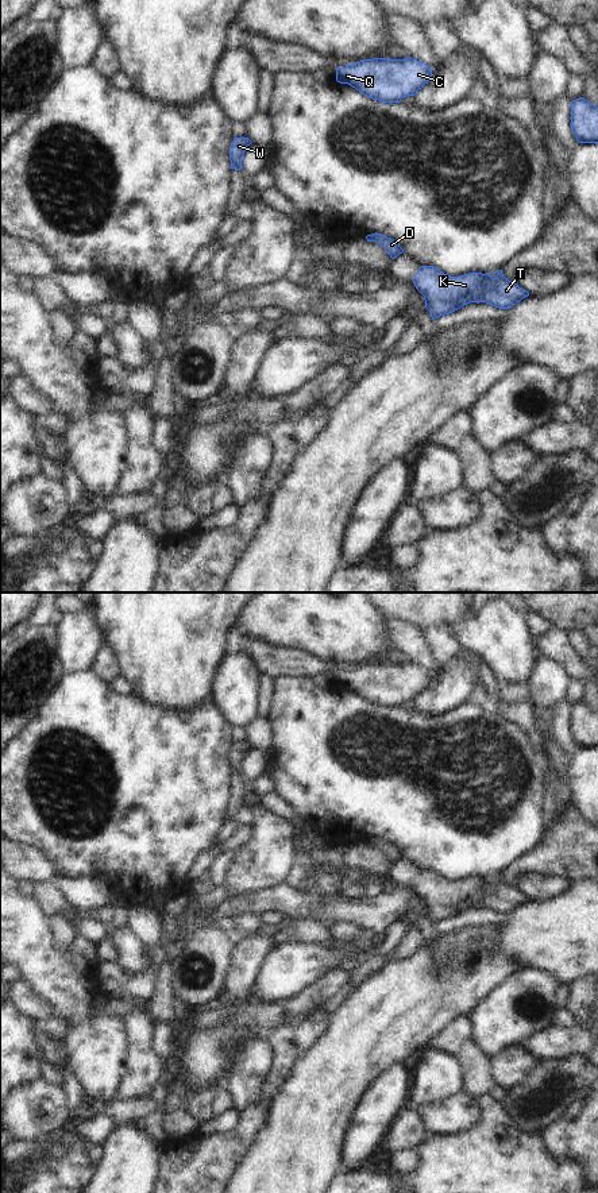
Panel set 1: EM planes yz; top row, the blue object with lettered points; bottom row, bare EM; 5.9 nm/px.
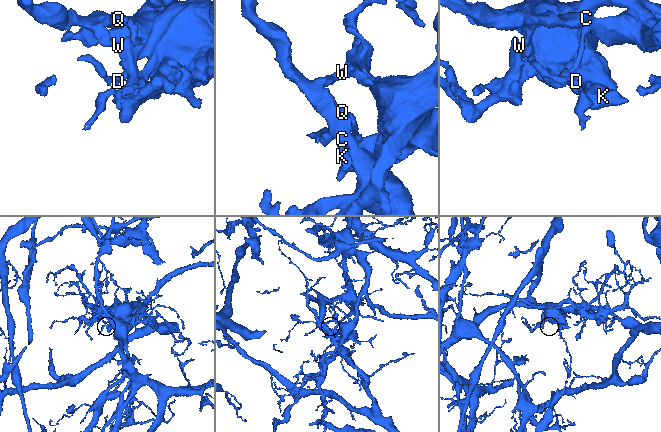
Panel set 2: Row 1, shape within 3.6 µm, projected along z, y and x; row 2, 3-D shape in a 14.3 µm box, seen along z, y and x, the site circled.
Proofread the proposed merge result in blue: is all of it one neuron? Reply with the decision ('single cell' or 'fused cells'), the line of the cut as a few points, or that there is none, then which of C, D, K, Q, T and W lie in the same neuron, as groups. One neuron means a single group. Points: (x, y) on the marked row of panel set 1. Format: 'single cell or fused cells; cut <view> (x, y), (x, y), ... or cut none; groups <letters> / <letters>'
fused cells; cut yz (370, 235), (374, 240); groups C Q W / D K T

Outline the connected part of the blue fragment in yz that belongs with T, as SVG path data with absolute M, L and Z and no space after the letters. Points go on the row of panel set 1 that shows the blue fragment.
M421 266L412 281L416 289L424 296L425 308L429 310L433 320L452 313L470 302L486 302L499 309L509 309L529 296L529 293L516 282L505 278L502 270L493 273L498 273L499 277L493 278L490 273L470 273L459 277L451 277L433 266Z

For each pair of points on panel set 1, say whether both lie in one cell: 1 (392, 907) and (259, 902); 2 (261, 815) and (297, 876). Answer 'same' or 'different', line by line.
1: same
2: different

